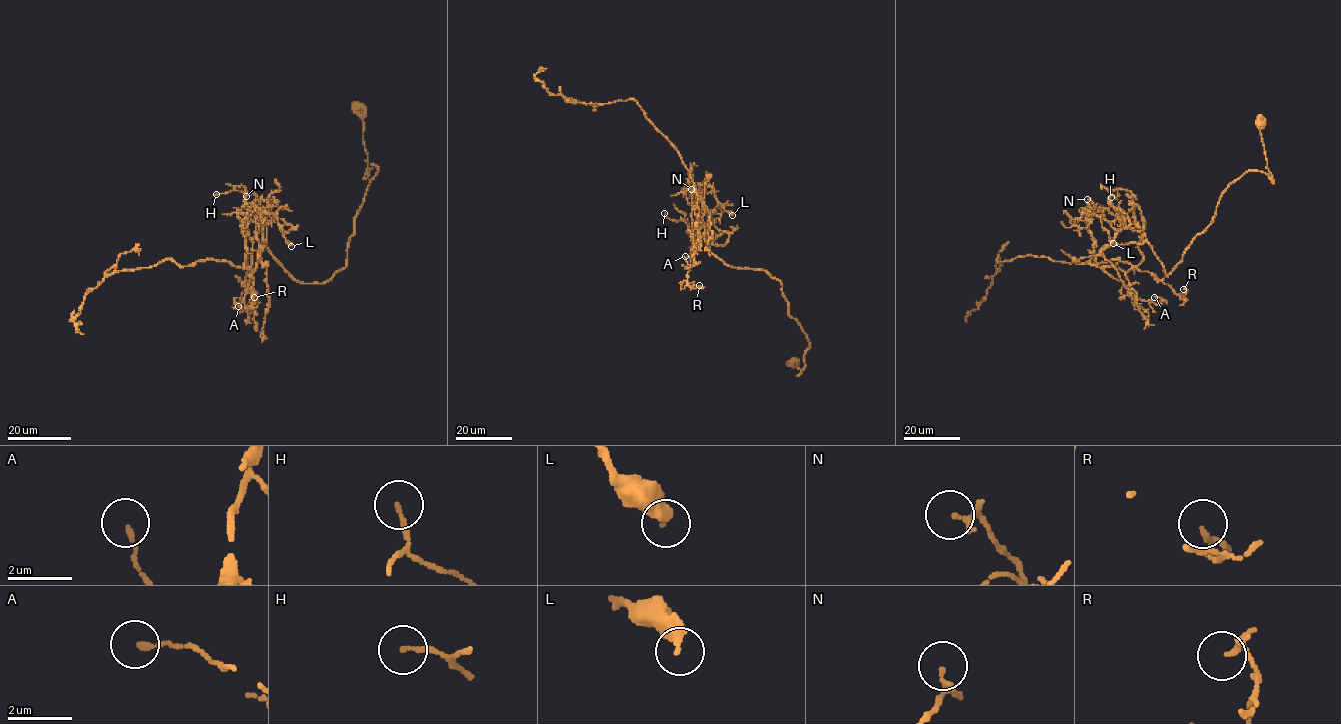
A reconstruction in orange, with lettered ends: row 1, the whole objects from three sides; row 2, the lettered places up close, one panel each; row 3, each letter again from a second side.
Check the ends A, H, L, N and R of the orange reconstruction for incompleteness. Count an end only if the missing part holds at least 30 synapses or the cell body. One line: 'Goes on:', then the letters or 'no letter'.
Goes on: no letter

